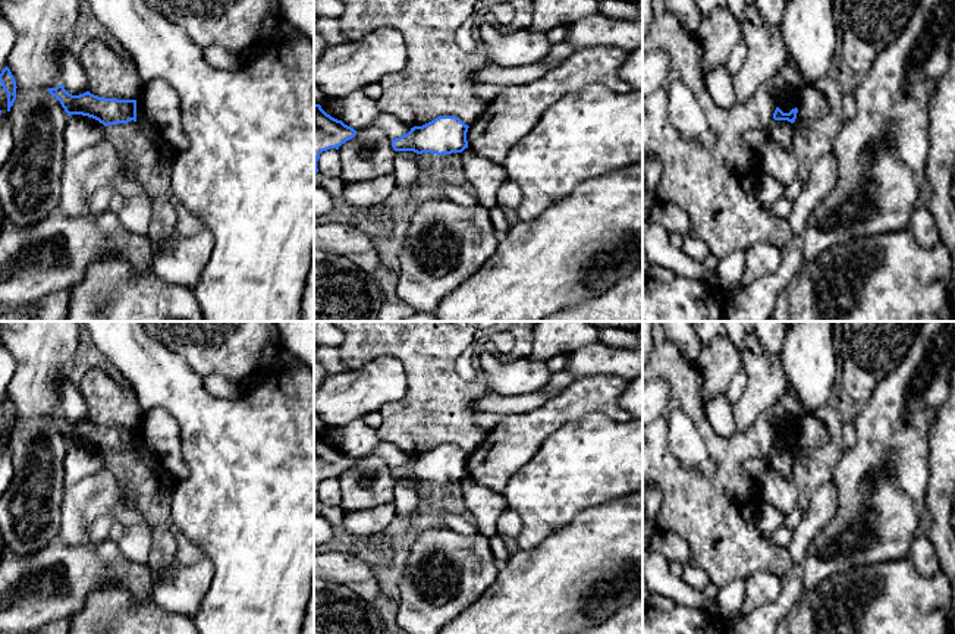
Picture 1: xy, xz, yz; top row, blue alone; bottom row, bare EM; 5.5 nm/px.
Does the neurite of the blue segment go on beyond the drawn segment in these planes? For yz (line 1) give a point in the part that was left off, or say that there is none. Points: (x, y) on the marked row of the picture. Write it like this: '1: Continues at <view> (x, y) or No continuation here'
1: No continuation here

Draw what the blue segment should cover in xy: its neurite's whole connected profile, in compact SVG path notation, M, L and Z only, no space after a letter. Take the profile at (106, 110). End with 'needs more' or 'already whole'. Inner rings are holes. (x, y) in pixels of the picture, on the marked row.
M63 85L48 88L47 91L60 101L67 116L88 116L104 126L136 122L136 100L101 98L89 91L72 95Z; already whole

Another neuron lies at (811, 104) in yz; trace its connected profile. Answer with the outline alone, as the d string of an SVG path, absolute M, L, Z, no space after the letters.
M805 85L798 98L798 113L794 122L795 128L805 120L820 119L827 110L827 103L822 92L814 90L811 85Z

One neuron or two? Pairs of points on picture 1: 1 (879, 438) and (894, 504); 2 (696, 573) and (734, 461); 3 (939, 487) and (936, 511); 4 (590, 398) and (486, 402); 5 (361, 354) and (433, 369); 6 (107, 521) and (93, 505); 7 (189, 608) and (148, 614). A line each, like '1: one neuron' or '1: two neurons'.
1: one neuron
2: two neurons
3: one neuron
4: two neurons
5: one neuron
6: two neurons
7: two neurons

